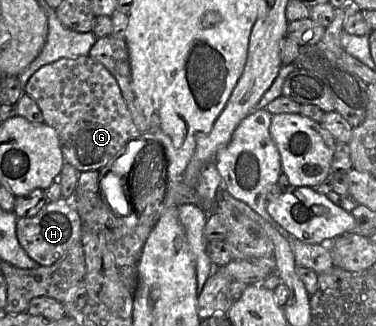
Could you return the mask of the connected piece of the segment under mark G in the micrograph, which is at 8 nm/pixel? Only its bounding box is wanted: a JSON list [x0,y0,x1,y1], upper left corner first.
[24,56,141,172]

